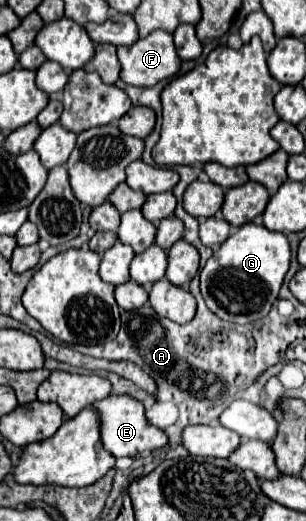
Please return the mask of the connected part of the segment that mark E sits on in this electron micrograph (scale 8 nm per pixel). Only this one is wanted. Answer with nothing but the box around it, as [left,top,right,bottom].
[93,394,167,458]

